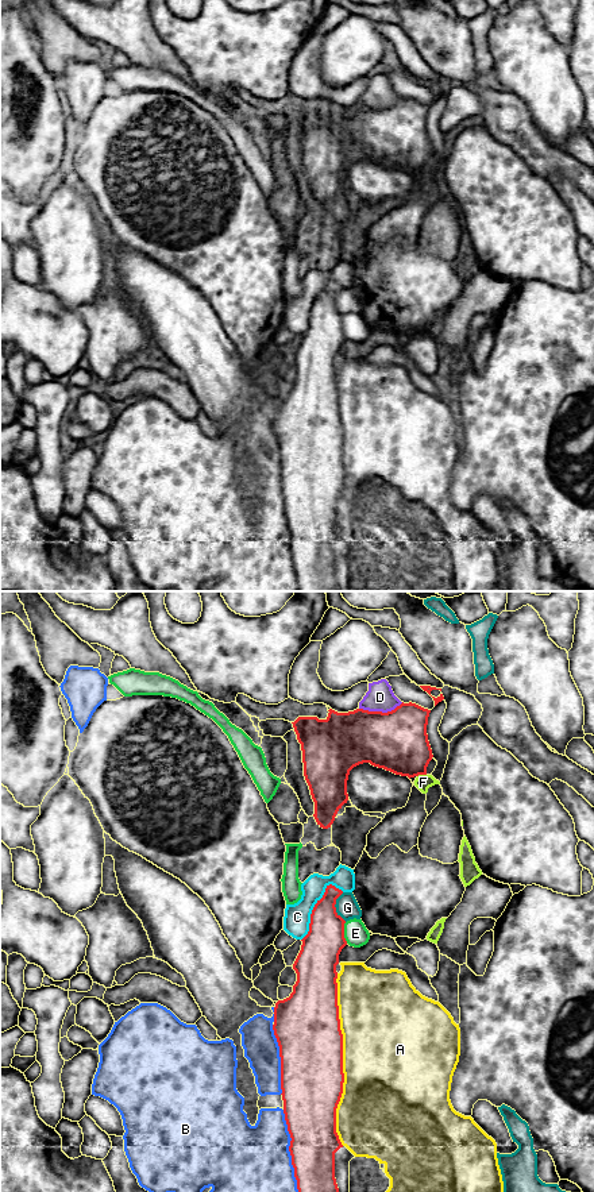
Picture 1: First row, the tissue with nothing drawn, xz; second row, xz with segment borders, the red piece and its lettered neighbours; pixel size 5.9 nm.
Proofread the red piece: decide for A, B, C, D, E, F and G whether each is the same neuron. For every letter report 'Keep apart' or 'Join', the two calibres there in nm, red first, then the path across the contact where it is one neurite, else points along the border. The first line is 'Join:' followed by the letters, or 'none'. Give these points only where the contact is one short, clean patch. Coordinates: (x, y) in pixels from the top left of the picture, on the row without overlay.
Join: none
A: Keep apart. Thickness 380 nm (red) against 500 nm
B: Keep apart. Thickness 300 nm (red) against 480 nm
C: Keep apart. Thickness 220 nm (red) against 160 nm
D: Keep apart. Thickness 360 nm (red) against 160 nm
E: Keep apart. Thickness 240 nm (red) against 140 nm
F: Keep apart. Thickness 360 nm (red) against 100 nm
G: Keep apart. Thickness 220 nm (red) against 140 nm

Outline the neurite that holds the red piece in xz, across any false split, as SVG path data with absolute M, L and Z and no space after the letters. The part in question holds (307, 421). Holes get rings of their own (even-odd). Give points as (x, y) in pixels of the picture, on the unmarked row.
M329 279L310 309L308 329L293 359L297 377L289 393L274 402L274 431L281 452L284 509L290 529L289 547L298 591L339 591L335 548L343 543L336 528L336 504L343 489L343 429L338 401L339 350L347 340L346 316L336 308L342 285Z

